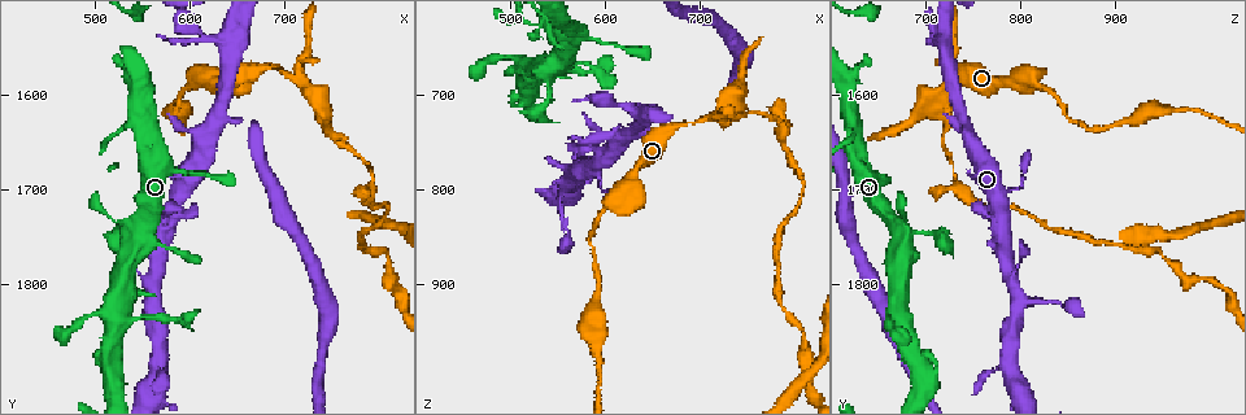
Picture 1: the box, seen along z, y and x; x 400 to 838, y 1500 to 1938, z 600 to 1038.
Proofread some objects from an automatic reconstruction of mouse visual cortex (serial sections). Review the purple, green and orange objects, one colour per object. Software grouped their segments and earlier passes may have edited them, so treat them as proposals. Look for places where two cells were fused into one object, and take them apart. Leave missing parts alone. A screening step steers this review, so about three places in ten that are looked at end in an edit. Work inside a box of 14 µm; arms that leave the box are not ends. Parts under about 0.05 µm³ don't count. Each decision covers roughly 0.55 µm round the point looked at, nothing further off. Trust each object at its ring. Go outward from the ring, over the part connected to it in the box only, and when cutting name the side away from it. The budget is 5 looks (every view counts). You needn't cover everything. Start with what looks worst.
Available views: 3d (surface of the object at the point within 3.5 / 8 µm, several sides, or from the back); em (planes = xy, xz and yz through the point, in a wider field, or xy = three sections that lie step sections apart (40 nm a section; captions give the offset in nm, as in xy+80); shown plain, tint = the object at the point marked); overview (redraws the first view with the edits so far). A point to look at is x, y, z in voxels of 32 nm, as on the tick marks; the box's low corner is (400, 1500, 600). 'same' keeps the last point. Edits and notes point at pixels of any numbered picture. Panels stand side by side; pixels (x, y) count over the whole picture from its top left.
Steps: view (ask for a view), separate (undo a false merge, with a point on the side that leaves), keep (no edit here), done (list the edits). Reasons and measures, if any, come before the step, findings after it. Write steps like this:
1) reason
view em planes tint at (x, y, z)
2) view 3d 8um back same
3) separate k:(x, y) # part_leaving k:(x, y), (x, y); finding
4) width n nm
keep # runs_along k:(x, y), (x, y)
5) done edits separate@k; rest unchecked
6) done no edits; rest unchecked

abrupt turn
view 3d 3.5um at (705, 1580, 725)

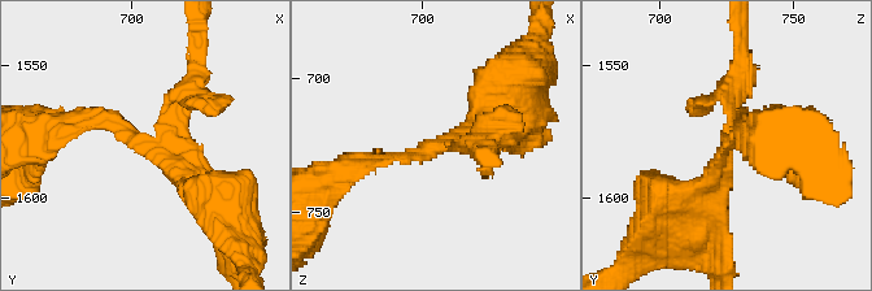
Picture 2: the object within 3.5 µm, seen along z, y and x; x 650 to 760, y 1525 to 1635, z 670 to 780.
now the EM
view em xy step 5 tint at (707, 1580, 725)

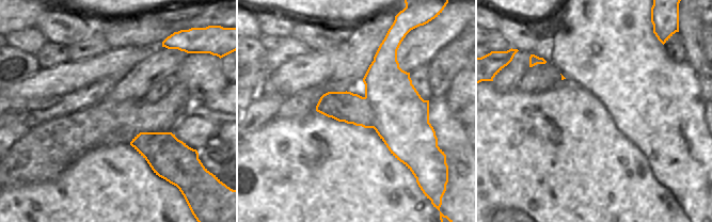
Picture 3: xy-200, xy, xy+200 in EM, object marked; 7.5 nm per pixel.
arms 3; arm_widths 100, 150, 300 nm
separate 2:(709, 105) # a second cell is stuck on

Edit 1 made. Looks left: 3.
sudden change in width
view 3d 3.5um back at (590, 1615, 960)

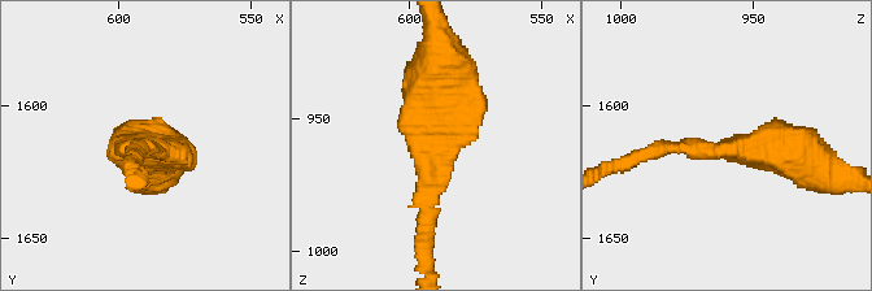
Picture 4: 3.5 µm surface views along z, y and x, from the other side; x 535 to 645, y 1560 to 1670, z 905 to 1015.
arm_widths 200, 600 nm; now the EM
view em xy step 3 tint at (594, 1616, 962)

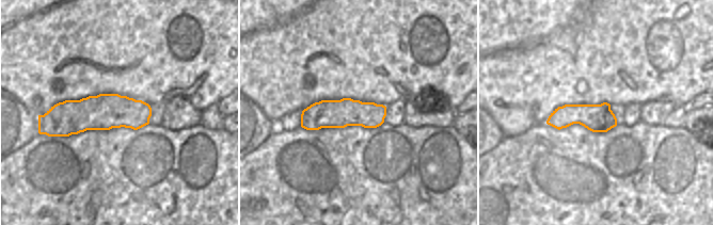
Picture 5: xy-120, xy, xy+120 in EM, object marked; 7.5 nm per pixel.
another direction
view em xy step 1 tint same

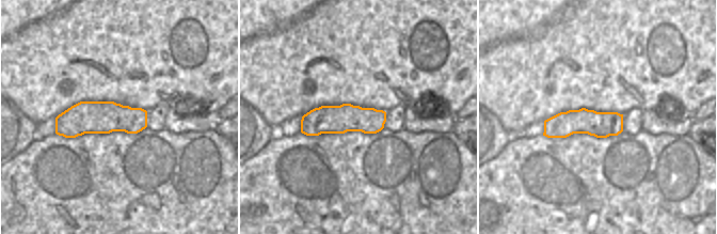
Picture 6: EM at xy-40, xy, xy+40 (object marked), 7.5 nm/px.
keep # runs_along 6:(144, 113), (81, 118), (58, 130); one cell here

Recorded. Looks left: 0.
done edits separate@2; rest unchecked

